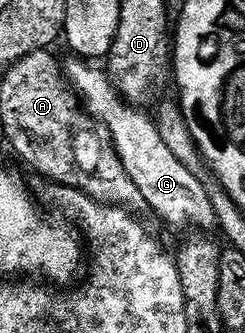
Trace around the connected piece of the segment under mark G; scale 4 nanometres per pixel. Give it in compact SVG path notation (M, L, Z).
M71 57L65 63L65 78L77 92L86 114L96 124L104 123L99 125L105 128L114 143L115 151L121 157L121 165L125 165L125 173L129 173L137 189L141 189L141 197L145 197L147 207L155 210L171 227L214 228L217 222L204 180L199 180L200 176L196 172L185 169L185 165L173 157L169 145L165 145L161 137L156 120L139 111L143 109L128 103L111 82L108 72L98 71L95 67L98 66Z

